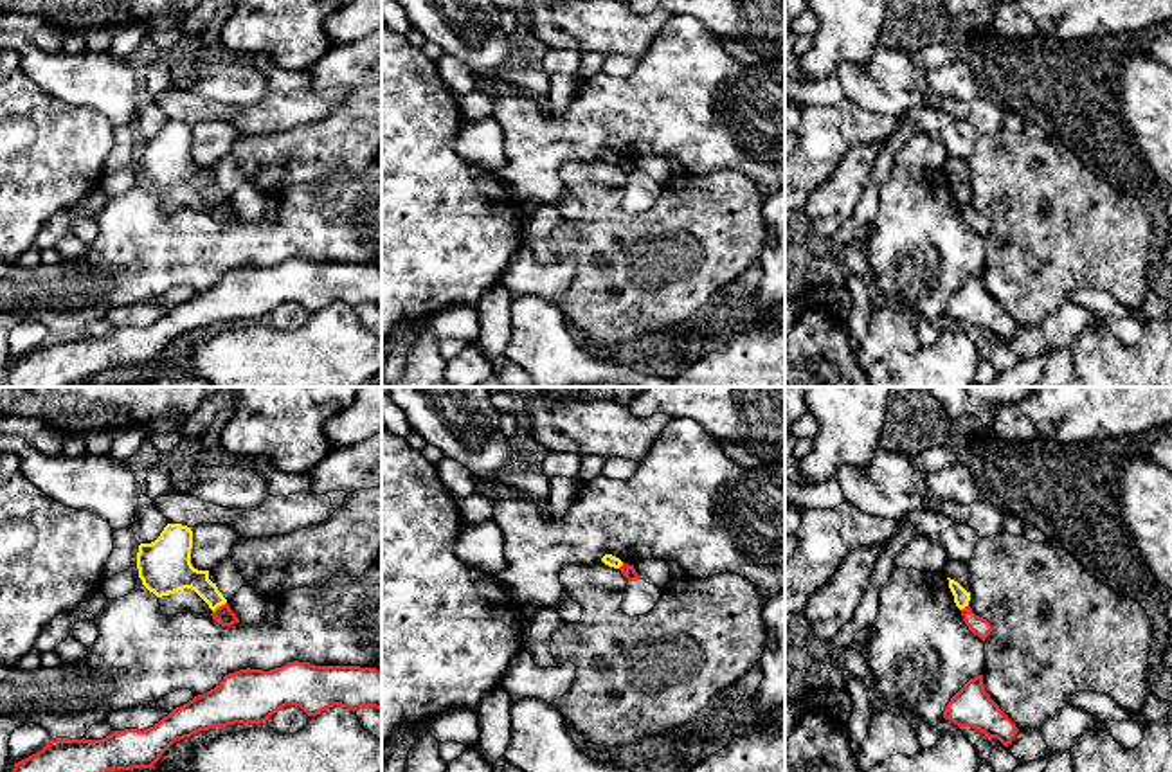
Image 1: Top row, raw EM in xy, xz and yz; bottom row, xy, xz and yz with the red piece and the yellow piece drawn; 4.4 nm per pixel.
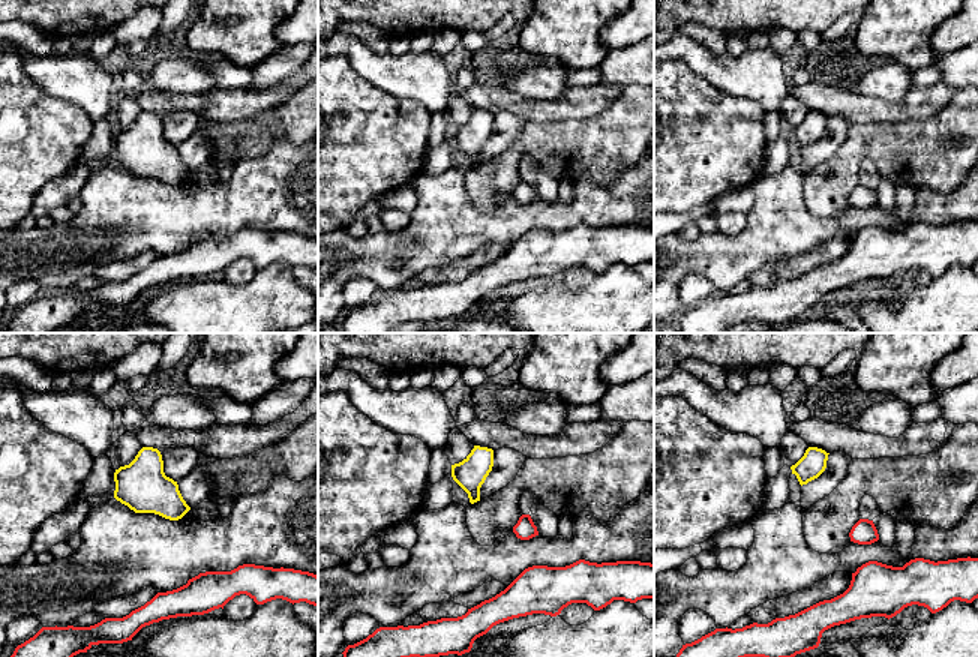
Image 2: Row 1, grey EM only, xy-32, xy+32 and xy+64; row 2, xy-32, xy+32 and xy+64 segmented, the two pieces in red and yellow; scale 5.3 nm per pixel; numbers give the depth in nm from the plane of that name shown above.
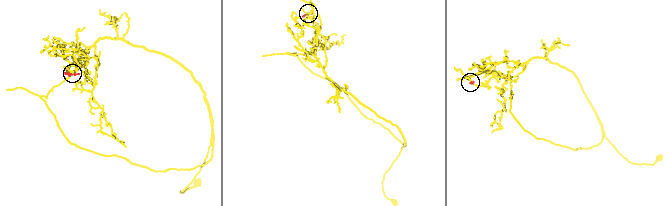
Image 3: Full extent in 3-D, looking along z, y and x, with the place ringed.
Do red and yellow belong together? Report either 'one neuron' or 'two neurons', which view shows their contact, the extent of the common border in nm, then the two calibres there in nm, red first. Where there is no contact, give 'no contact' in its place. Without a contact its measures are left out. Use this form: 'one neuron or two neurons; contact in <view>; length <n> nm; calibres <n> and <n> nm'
two neurons; contact in xy; length 80 nm; calibres 90 and 160 nm

